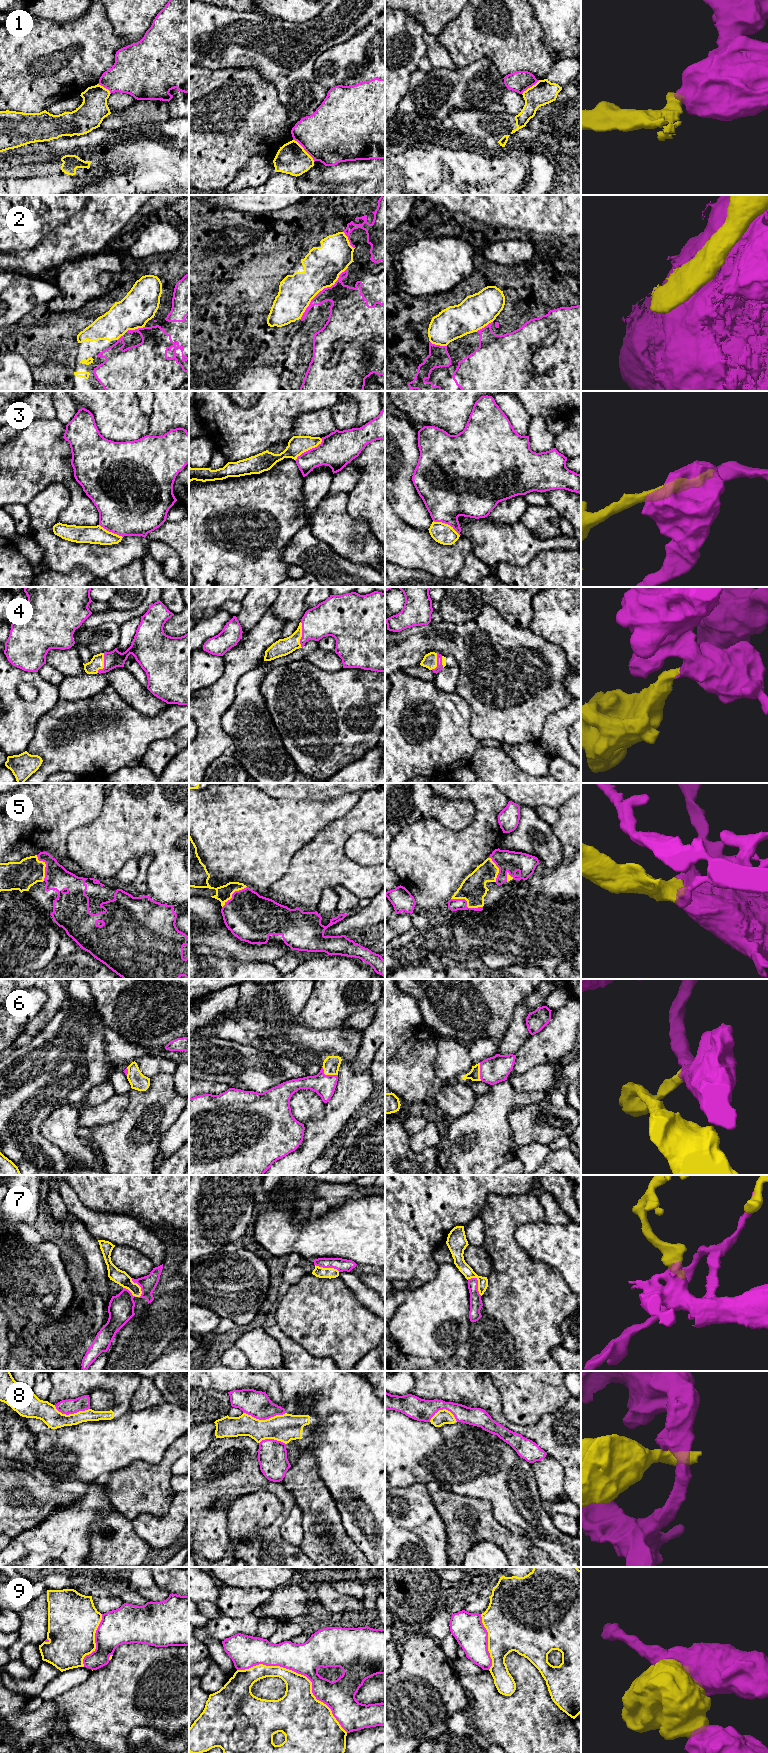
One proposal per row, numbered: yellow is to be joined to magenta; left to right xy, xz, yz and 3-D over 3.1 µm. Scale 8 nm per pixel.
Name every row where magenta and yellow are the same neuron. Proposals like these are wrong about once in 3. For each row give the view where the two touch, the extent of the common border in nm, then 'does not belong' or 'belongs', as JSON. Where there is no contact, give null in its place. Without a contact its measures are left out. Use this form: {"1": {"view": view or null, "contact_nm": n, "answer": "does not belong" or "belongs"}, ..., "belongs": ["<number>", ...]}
{"1": {"view": "xz", "contact_nm": 260, "answer": "does not belong"}, "2": {"view": "xz", "contact_nm": 550, "answer": "does not belong"}, "3": {"view": "xz", "contact_nm": 280, "answer": "belongs"}, "4": {"view": "xz", "contact_nm": 200, "answer": "belongs"}, "5": {"view": "yz", "contact_nm": 260, "answer": "belongs"}, "6": {"view": "xz", "contact_nm": 150, "answer": "belongs"}, "7": {"view": "yz", "contact_nm": 180, "answer": "does not belong"}, "8": {"view": "xz", "contact_nm": 340, "answer": "does not belong"}, "9": {"view": "xz", "contact_nm": 1000, "answer": "does not belong"}, "belongs": ["3", "4", "5", "6"]}

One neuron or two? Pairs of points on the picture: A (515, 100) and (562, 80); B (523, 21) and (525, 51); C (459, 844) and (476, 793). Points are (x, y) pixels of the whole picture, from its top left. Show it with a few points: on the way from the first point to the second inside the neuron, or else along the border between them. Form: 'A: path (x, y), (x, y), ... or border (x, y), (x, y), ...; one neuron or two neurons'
A: path (527, 102), (532, 98), (539, 98), (550, 87); one neuron
B: path (523, 28), (523, 44); one neuron
C: path (472, 831), (482, 821), (482, 806); one neuron

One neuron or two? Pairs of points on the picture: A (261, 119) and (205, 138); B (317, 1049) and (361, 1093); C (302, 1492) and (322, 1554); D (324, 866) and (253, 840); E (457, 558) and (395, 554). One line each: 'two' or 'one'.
A: one
B: one
C: one
D: two
E: one

